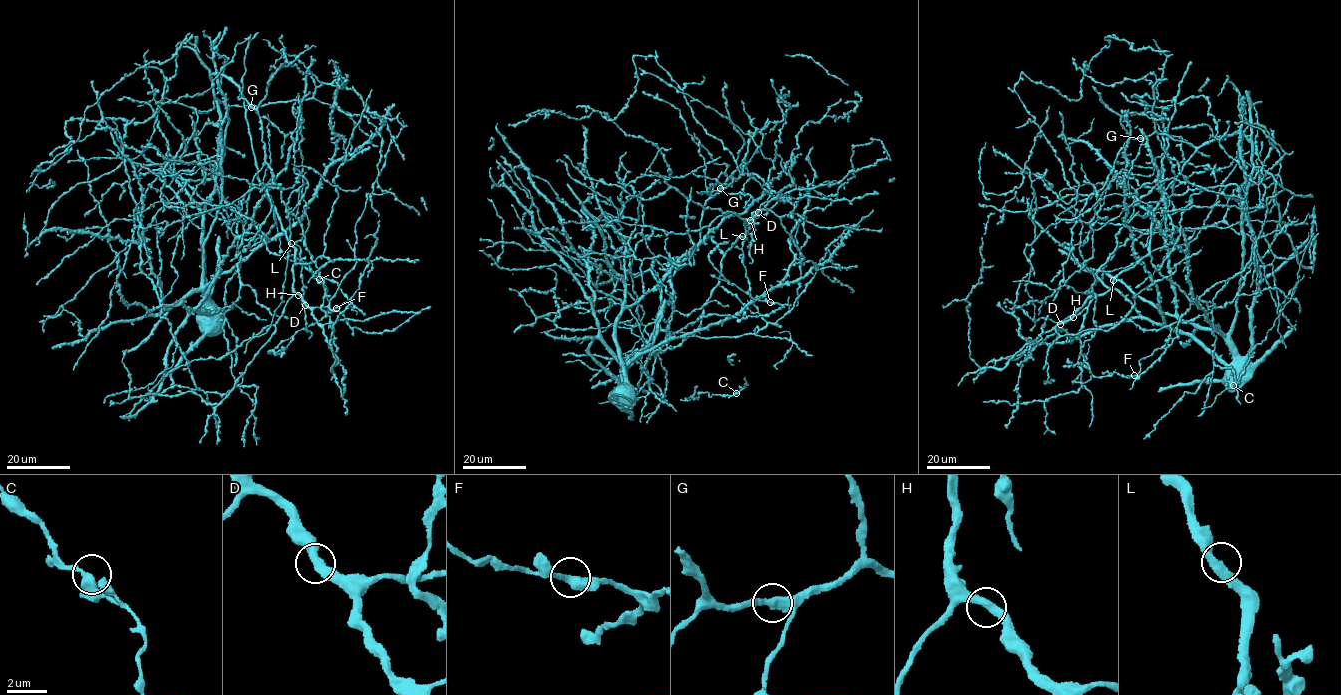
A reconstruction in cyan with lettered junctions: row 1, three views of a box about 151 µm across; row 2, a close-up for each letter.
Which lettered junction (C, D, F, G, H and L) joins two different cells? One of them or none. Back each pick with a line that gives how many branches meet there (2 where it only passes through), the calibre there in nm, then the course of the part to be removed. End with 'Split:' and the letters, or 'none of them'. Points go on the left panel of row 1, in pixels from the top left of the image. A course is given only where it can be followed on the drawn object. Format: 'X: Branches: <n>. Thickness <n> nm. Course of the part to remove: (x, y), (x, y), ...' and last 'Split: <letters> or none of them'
Split: none of them

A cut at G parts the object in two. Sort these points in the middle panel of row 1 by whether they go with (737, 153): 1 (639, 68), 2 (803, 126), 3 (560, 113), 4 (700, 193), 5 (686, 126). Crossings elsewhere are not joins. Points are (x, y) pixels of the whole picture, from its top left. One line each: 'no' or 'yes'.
1: yes
2: no
3: no
4: yes
5: no

